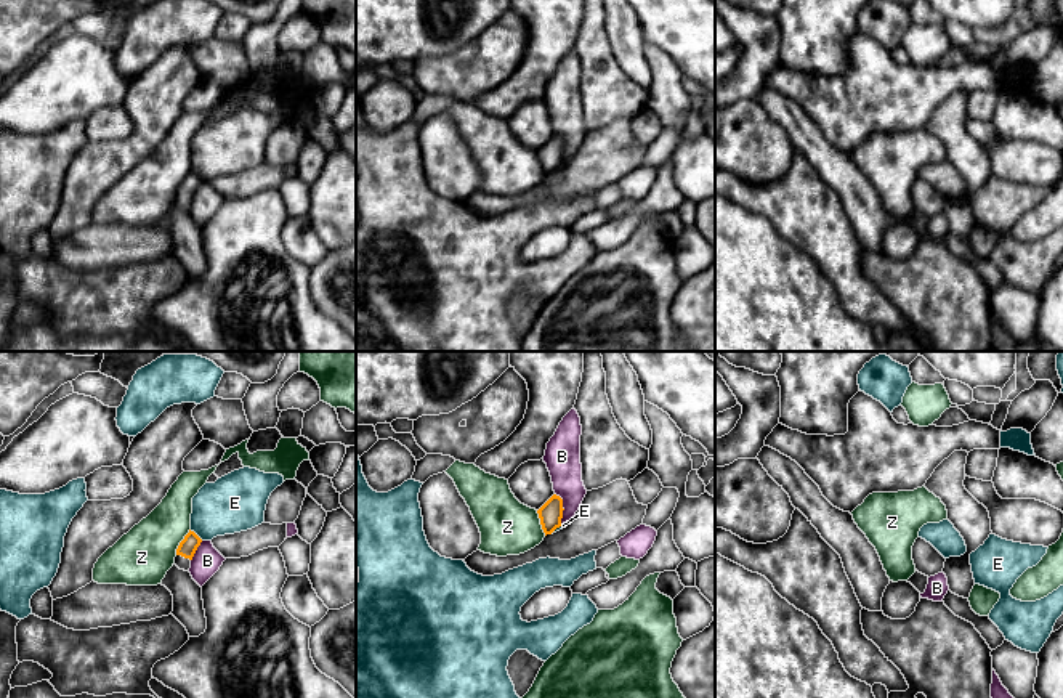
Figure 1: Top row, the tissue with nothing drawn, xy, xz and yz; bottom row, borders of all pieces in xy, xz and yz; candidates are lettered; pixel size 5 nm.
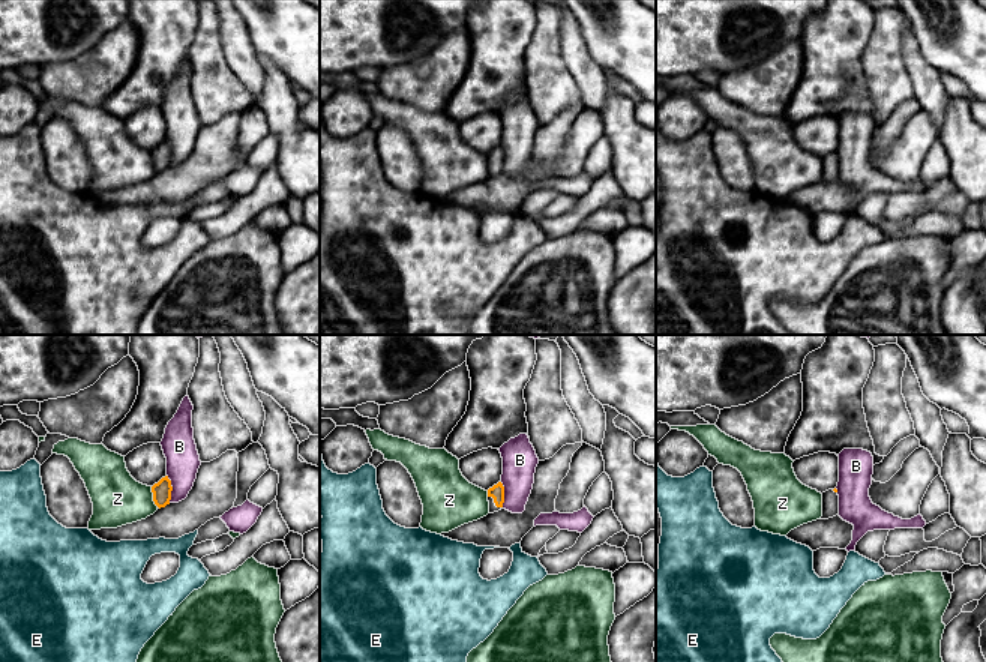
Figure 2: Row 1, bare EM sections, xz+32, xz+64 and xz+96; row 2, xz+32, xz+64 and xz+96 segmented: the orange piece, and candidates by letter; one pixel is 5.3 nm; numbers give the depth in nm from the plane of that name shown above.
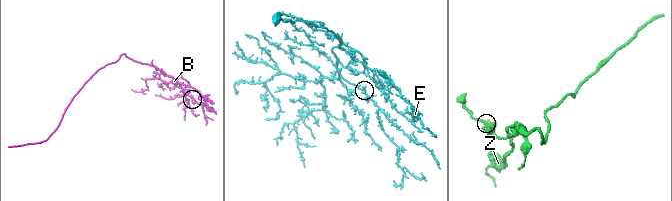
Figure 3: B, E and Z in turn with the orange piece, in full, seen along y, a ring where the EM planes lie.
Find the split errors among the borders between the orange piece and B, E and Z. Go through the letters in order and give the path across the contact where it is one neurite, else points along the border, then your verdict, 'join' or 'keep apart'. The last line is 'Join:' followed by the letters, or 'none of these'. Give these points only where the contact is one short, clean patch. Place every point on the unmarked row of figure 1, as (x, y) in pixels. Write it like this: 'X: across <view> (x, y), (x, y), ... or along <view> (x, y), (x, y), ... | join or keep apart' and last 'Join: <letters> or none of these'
B: keep apart
E: along xy (189, 170), (202, 180) | keep apart
Z: along xy (189, 169), (175, 194) | keep apart
Join: none of these

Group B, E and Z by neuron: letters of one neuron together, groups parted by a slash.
B / E / Z

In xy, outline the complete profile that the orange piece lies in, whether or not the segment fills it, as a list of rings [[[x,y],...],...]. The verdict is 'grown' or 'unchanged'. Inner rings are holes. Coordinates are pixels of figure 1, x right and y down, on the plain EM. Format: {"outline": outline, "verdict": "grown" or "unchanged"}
{"outline": [[[189,170],[189,173],[184,177],[184,180],[180,183],[176,189],[175,205],[180,210],[189,212],[191,201],[200,183],[202,180],[194,172]]], "verdict": "grown"}

